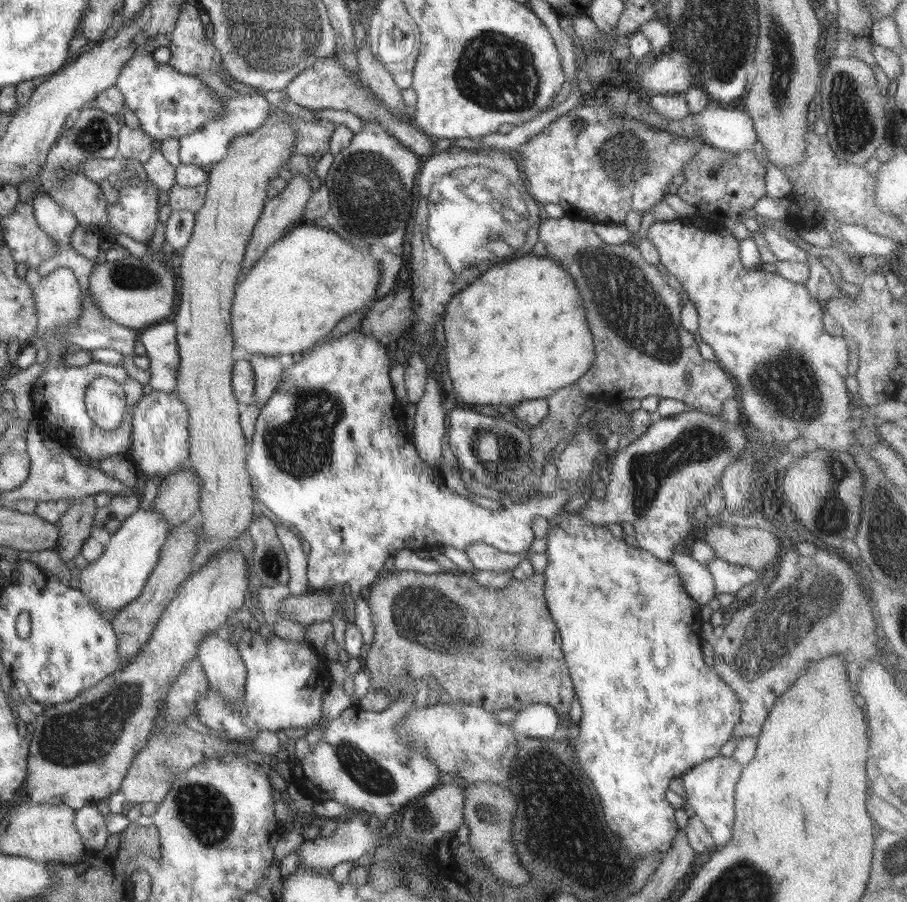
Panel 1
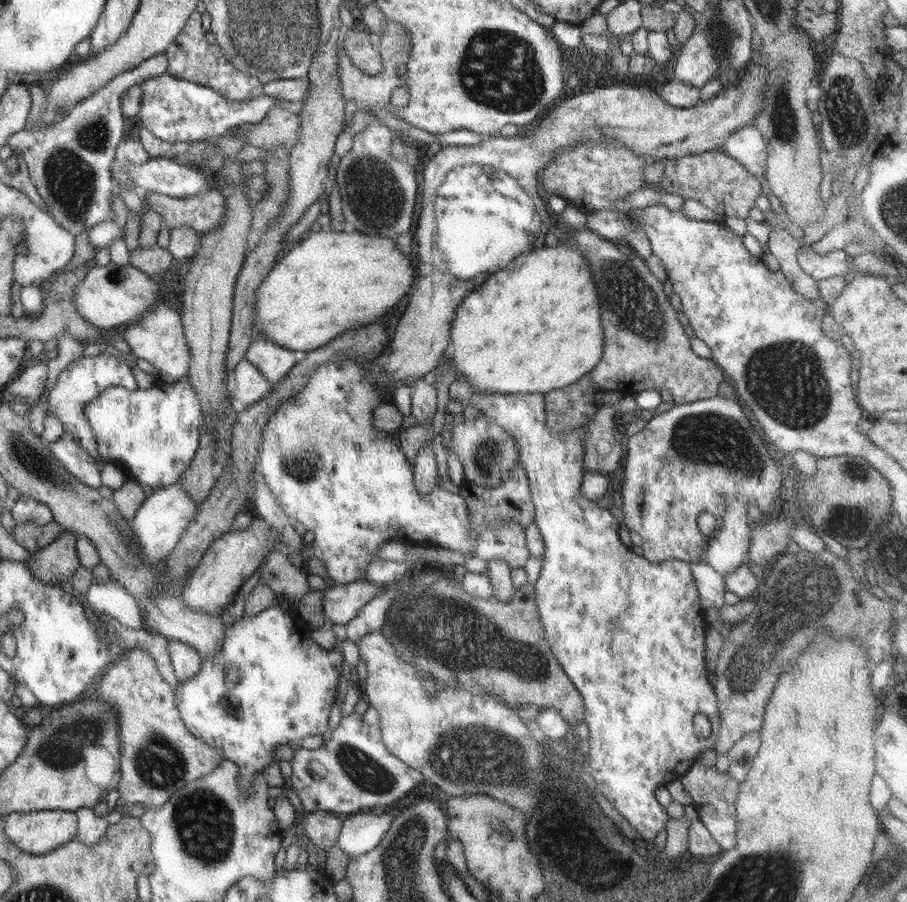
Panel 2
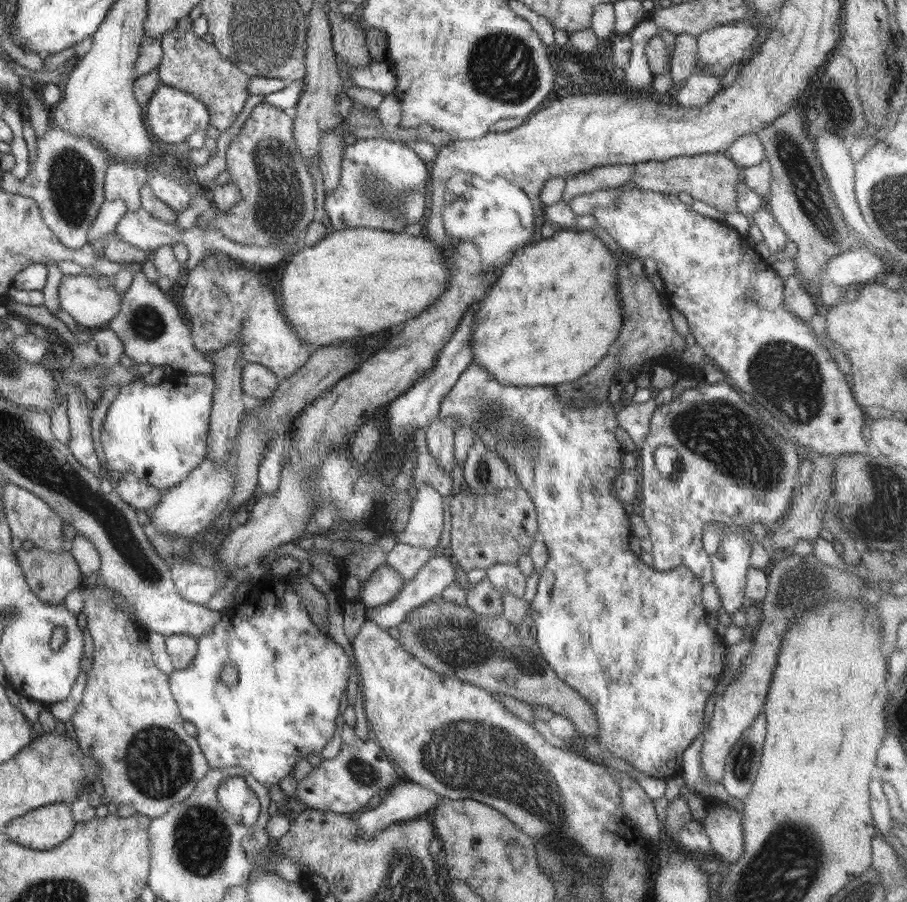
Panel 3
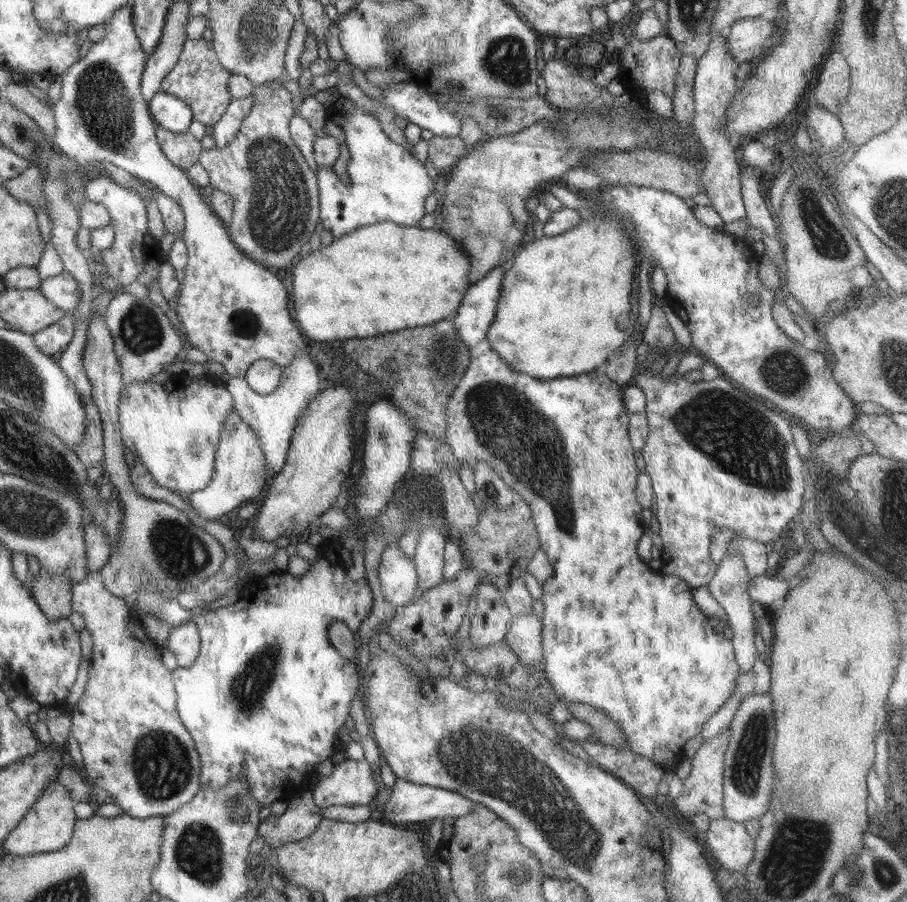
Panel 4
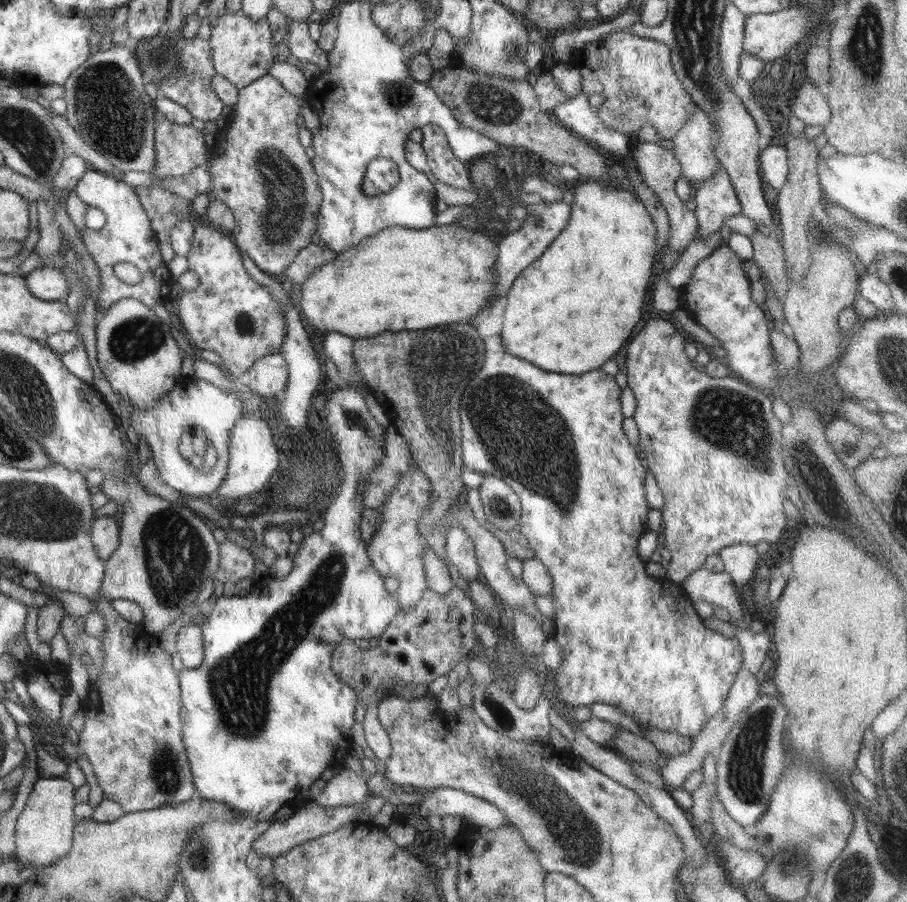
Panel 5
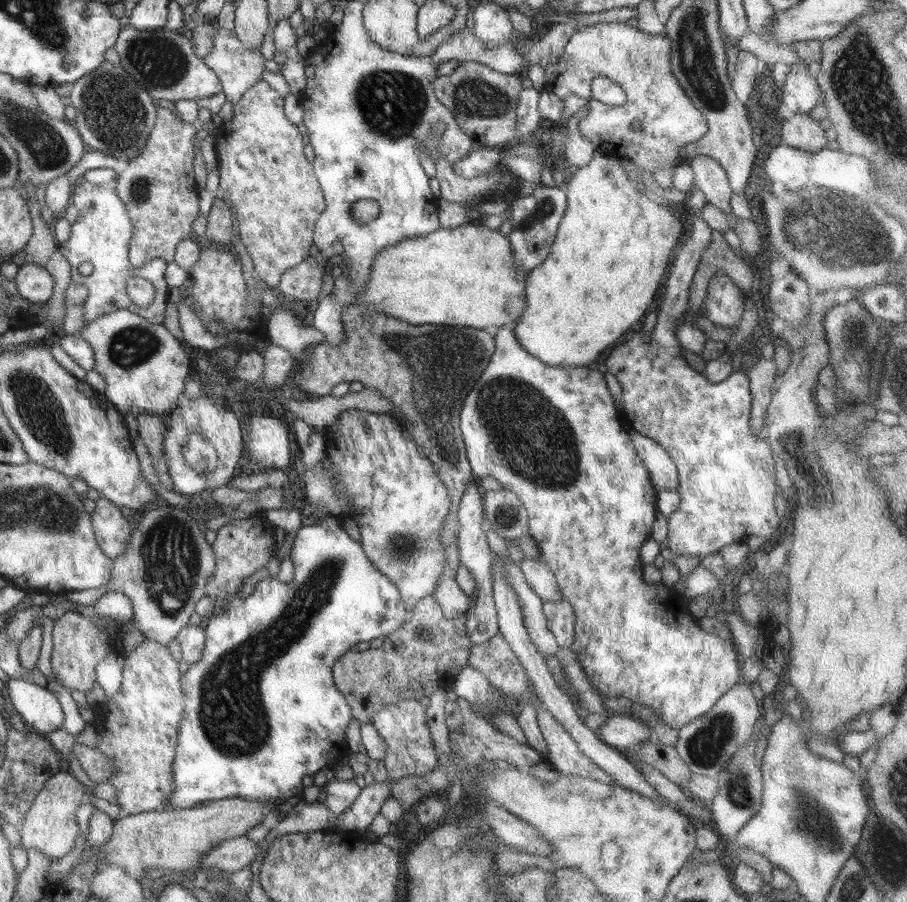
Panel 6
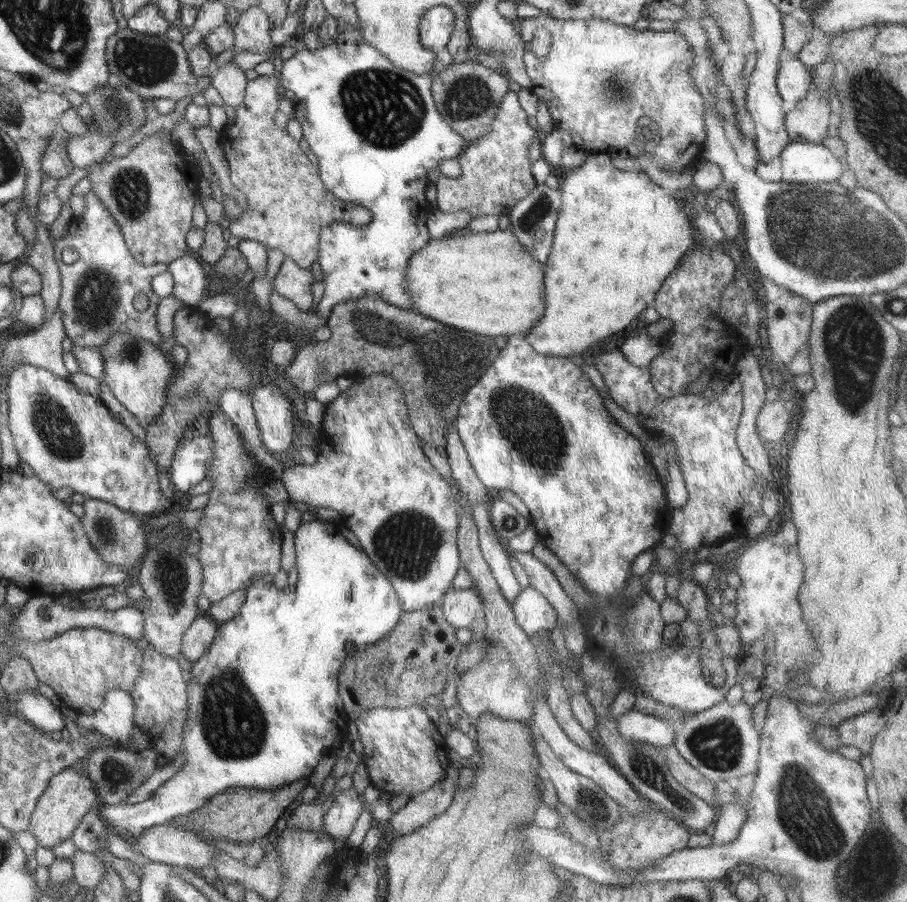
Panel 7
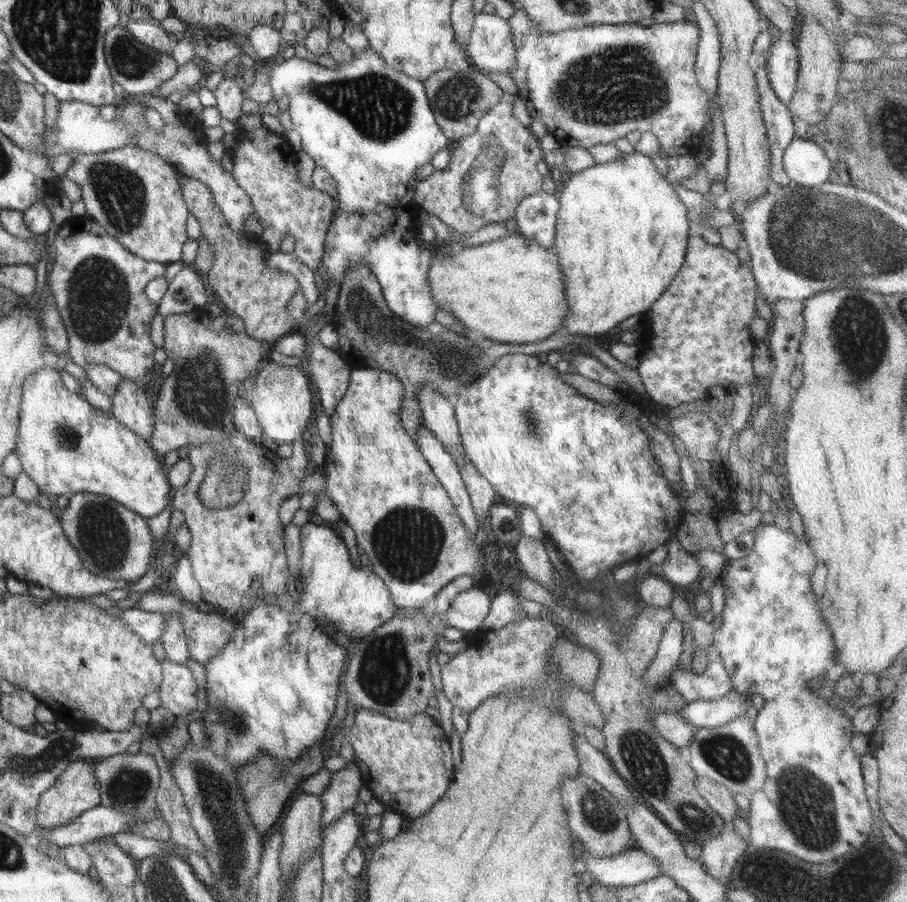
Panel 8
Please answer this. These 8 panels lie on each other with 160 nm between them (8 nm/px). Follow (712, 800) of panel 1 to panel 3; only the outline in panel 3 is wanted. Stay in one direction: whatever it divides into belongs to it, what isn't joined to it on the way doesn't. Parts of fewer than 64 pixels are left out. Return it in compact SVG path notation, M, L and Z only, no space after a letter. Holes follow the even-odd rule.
M711 799L705 805L707 816L701 823L711 840L711 849L728 864L735 863L744 852L741 814L729 804L719 806Z

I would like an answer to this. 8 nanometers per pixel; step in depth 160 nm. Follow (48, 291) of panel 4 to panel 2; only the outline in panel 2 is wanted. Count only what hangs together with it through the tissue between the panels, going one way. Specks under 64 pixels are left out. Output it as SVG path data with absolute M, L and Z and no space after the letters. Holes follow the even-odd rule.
M110 262L108 266L92 267L83 282L74 290L74 309L86 323L98 329L112 330L122 328L128 322L136 322L159 299L159 280L150 279L144 272L132 265L120 265Z

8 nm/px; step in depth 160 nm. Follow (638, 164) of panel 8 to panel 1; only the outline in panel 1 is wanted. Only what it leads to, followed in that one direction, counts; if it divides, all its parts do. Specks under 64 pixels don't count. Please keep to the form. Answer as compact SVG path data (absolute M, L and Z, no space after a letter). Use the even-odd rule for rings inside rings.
M534 254L527 255L499 266L487 266L487 269L483 270L474 282L466 284L464 290L454 295L445 307L446 314L444 314L442 324L444 325L446 339L446 372L448 372L452 382L455 392L454 397L460 404L466 406L467 404L508 404L508 406L512 406L512 404L518 404L522 400L531 401L548 398L556 390L578 383L578 380L588 372L595 359L595 344L592 340L590 326L586 322L582 300L578 286L574 282L574 278L568 274L568 270L564 270L564 266L546 255L544 257Z

